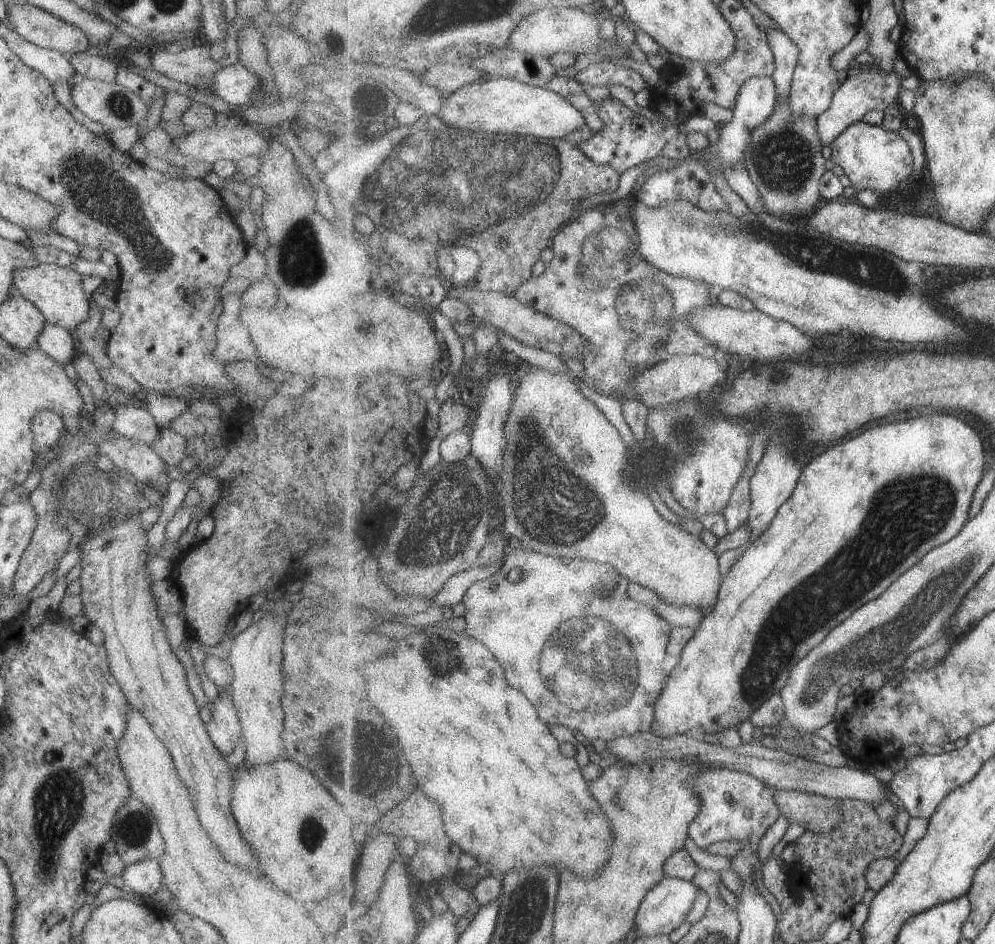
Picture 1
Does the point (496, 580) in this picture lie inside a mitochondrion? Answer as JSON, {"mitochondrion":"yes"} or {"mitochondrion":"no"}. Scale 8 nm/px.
{"mitochondrion":"no"}

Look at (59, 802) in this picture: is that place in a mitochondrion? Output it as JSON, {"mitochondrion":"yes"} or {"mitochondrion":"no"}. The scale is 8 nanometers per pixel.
{"mitochondrion":"yes"}

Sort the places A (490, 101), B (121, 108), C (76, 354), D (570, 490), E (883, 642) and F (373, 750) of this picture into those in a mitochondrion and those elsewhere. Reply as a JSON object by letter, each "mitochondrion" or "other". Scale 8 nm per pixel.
{"A":"other","B":"mitochondrion","C":"other","D":"mitochondrion","E":"mitochondrion","F":"mitochondrion"}

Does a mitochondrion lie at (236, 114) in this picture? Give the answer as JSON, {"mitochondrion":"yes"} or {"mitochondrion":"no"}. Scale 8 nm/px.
{"mitochondrion":"no"}

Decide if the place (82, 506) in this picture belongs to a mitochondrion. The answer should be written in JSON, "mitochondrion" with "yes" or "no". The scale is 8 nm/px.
{"mitochondrion":"yes"}

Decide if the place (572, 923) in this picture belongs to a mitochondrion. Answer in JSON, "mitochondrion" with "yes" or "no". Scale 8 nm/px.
{"mitochondrion":"no"}

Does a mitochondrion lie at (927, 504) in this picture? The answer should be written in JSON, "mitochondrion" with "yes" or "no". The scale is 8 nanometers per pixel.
{"mitochondrion":"yes"}

